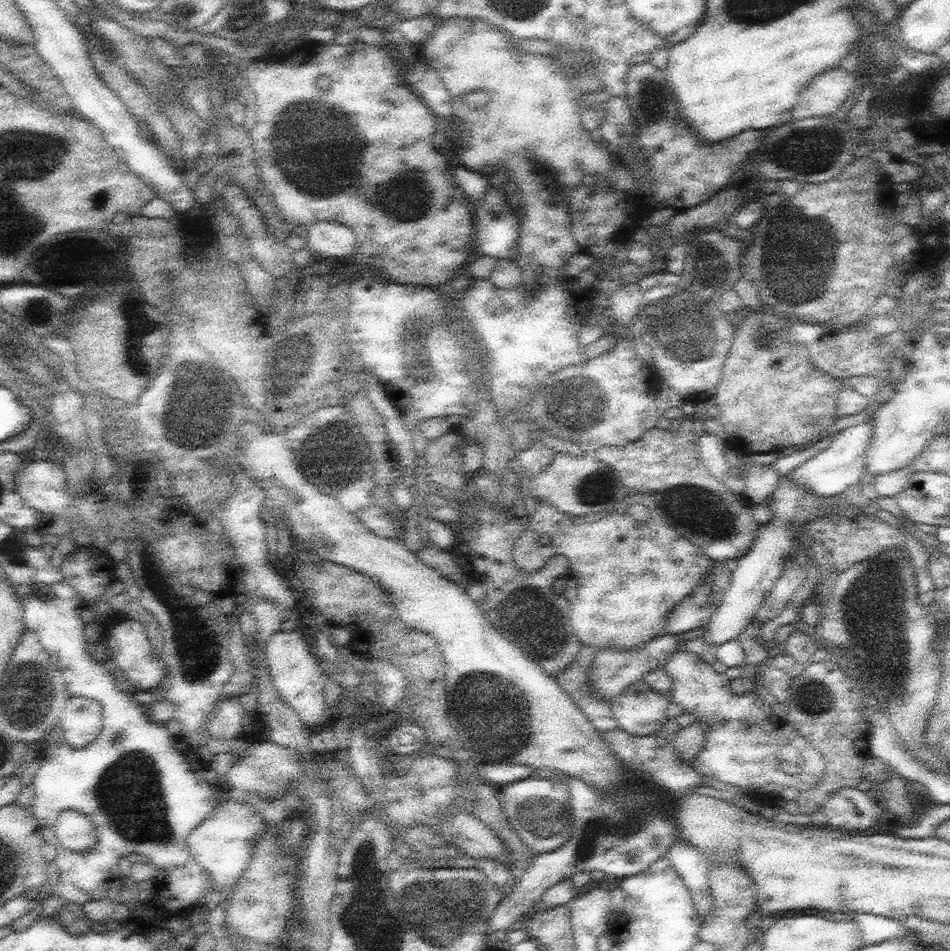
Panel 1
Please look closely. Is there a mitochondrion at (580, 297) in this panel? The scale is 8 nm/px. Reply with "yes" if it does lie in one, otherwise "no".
no

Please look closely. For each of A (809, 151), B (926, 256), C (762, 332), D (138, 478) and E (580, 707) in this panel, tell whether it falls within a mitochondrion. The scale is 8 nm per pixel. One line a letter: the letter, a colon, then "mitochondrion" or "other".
A: mitochondrion
B: other
C: mitochondrion
D: other
E: other

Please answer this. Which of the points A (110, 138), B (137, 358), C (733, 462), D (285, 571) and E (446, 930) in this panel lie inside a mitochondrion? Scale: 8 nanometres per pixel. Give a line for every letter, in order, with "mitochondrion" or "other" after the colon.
A: other
B: mitochondrion
C: other
D: other
E: mitochondrion

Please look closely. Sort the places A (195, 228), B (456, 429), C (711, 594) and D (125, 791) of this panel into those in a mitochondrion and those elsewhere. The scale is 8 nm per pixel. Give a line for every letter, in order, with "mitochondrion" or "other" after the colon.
A: other
B: other
C: mitochondrion
D: mitochondrion

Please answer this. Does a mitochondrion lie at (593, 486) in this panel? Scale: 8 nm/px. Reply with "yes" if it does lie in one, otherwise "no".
yes

